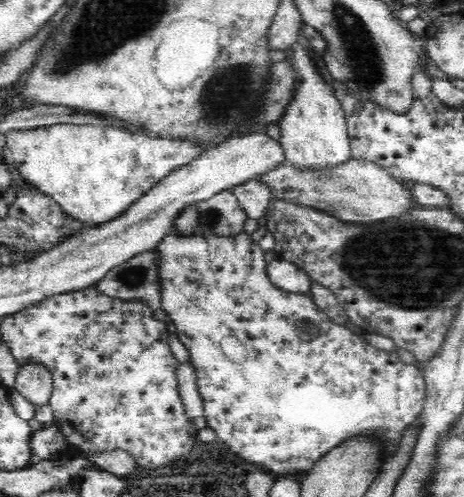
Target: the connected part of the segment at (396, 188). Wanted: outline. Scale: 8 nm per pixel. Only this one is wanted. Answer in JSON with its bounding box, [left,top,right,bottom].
[254,158,413,223]

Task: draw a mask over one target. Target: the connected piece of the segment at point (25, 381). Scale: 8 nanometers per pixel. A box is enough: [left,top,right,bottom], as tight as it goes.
[13,362,53,405]

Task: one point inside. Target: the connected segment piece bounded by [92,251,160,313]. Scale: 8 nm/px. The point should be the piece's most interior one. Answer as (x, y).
(135, 279)

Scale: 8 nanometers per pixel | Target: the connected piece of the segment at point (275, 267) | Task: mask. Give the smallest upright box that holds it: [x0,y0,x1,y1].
[267,259,313,294]

